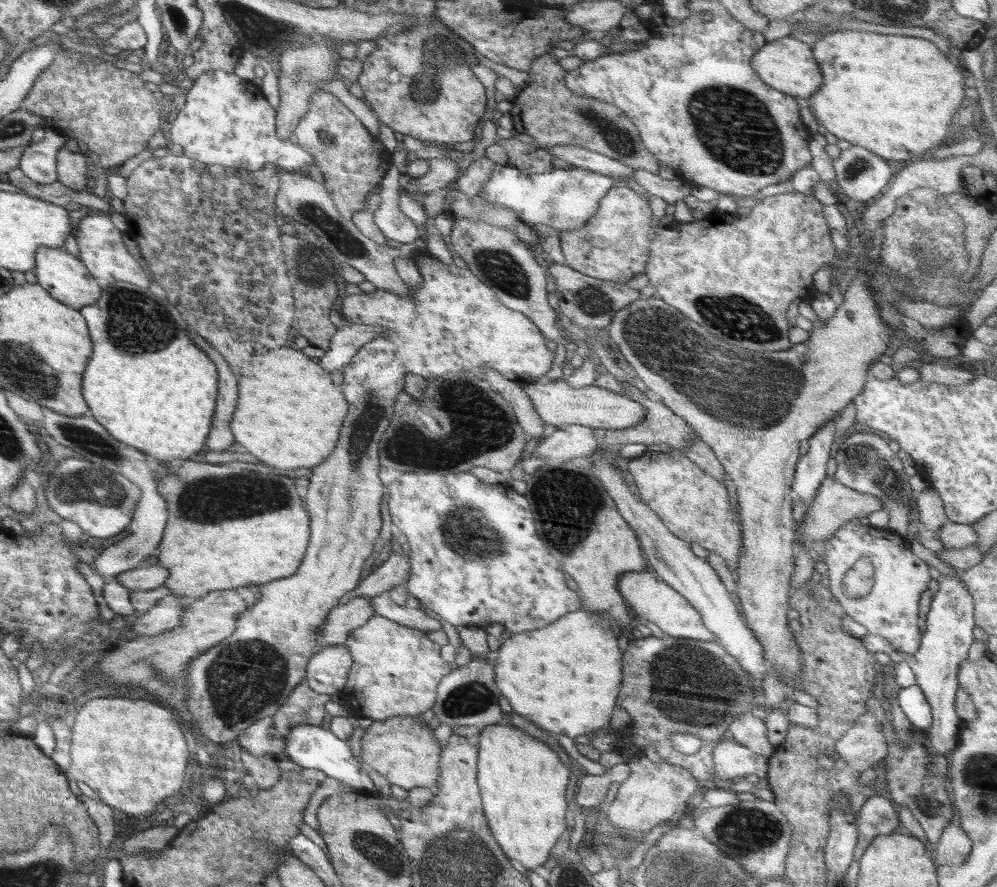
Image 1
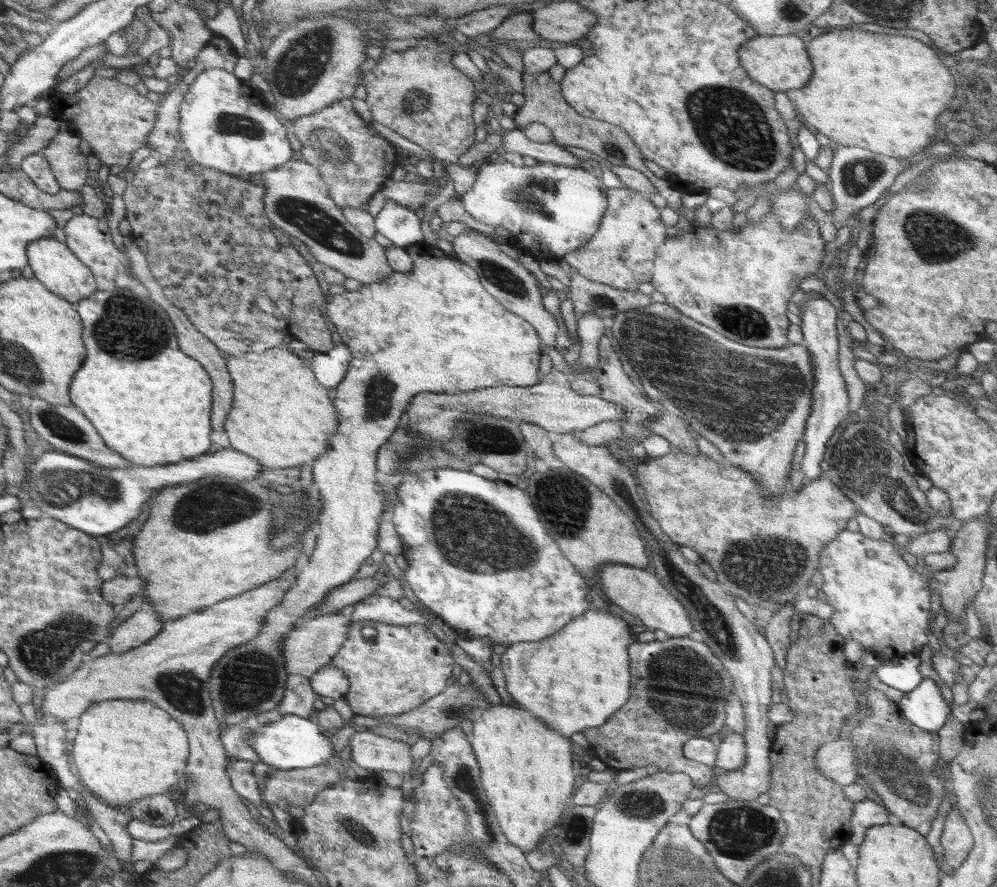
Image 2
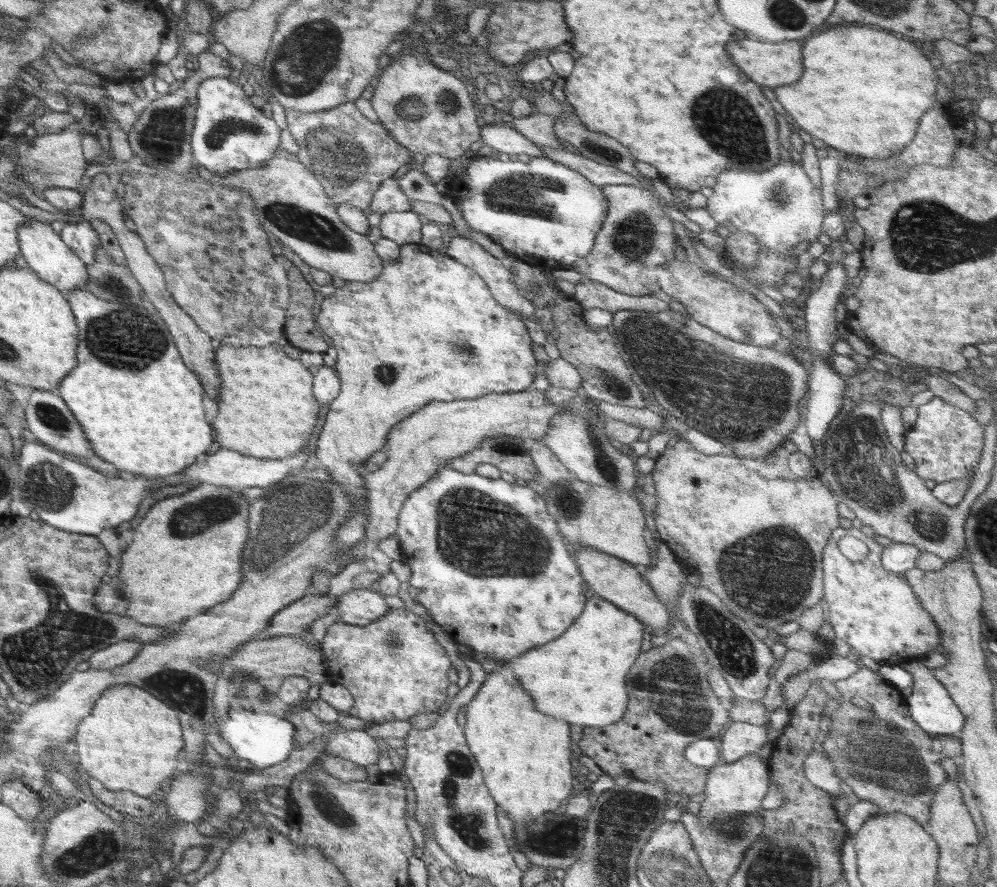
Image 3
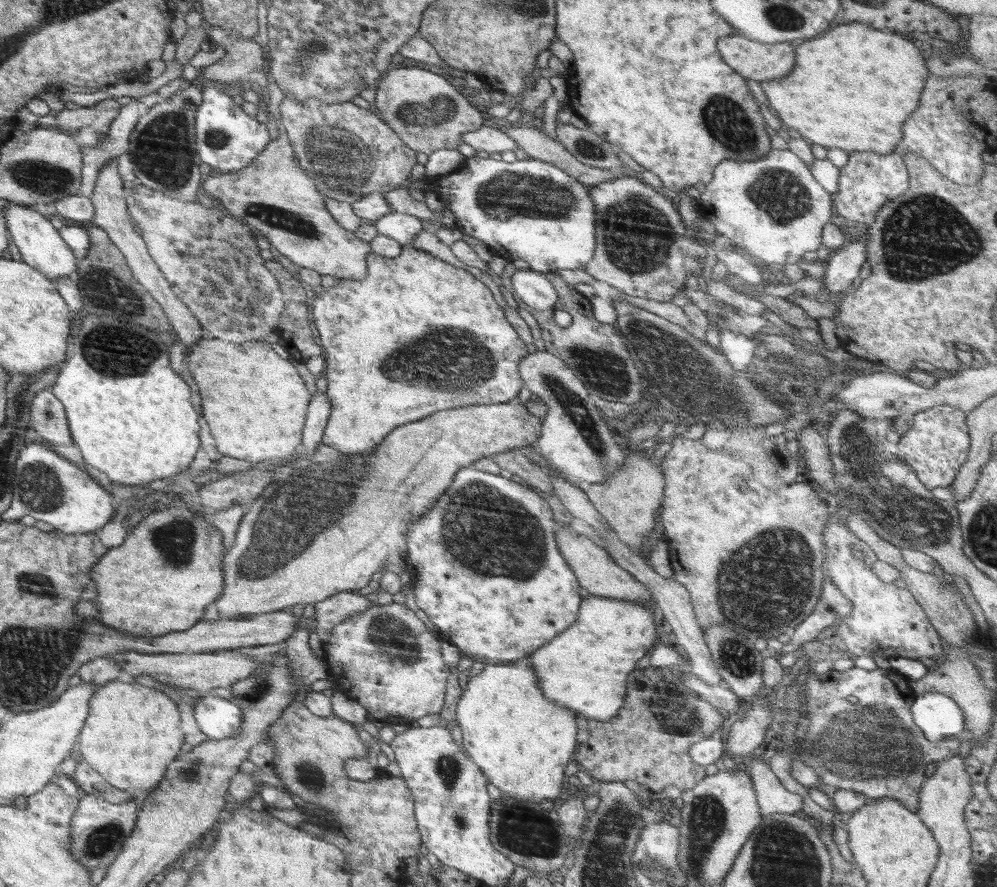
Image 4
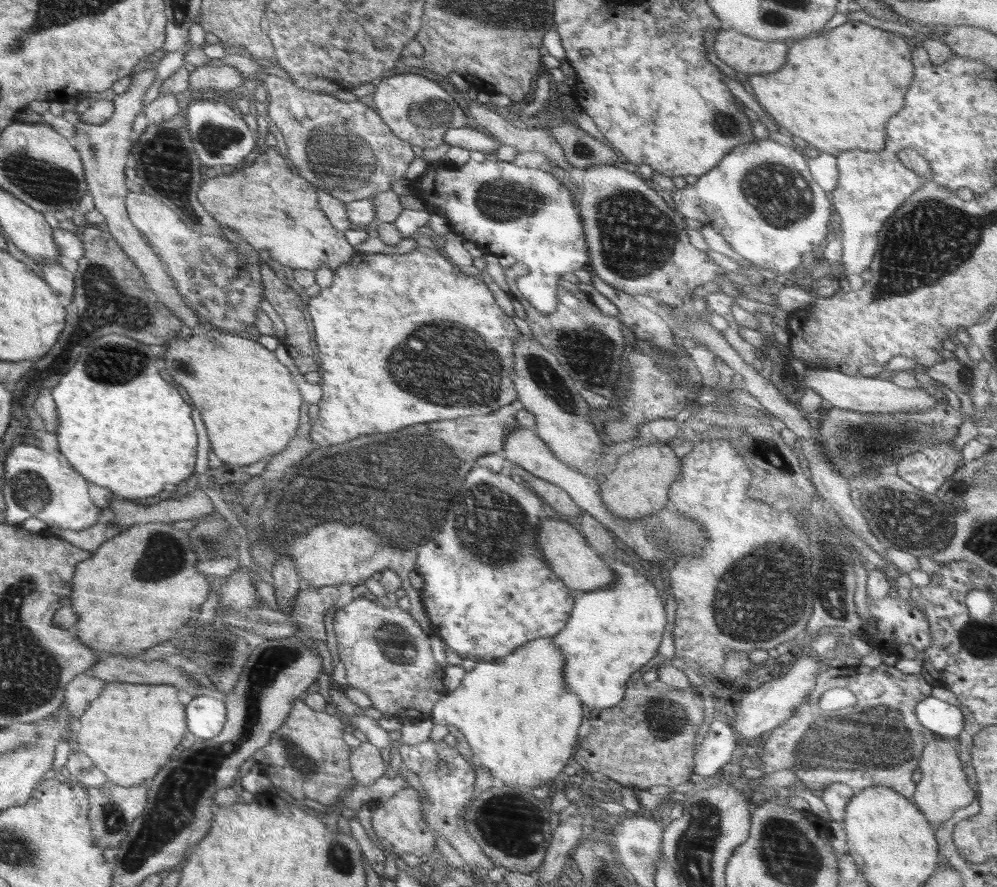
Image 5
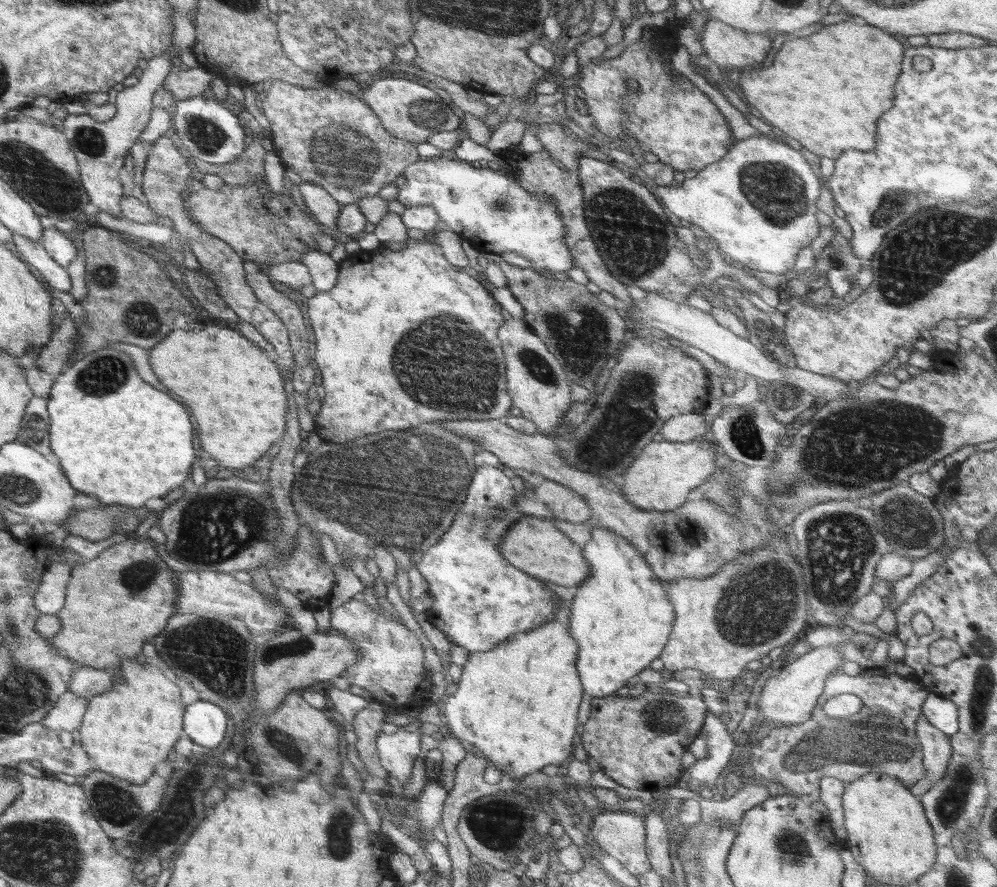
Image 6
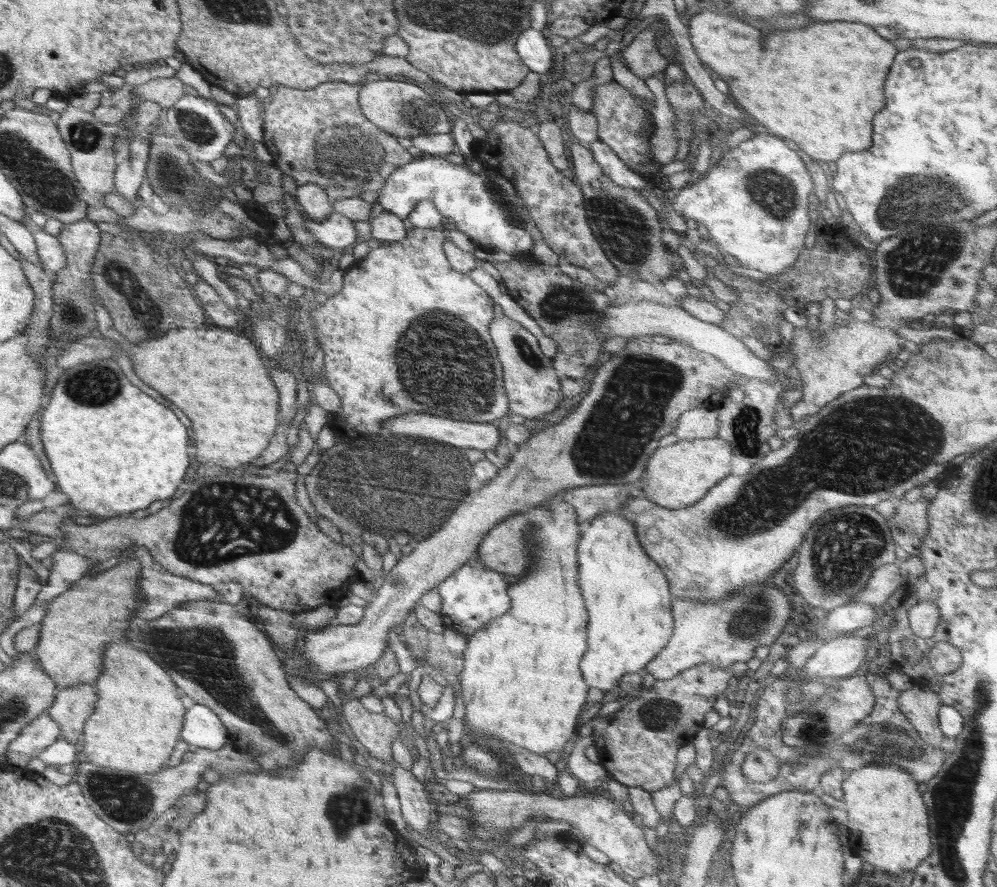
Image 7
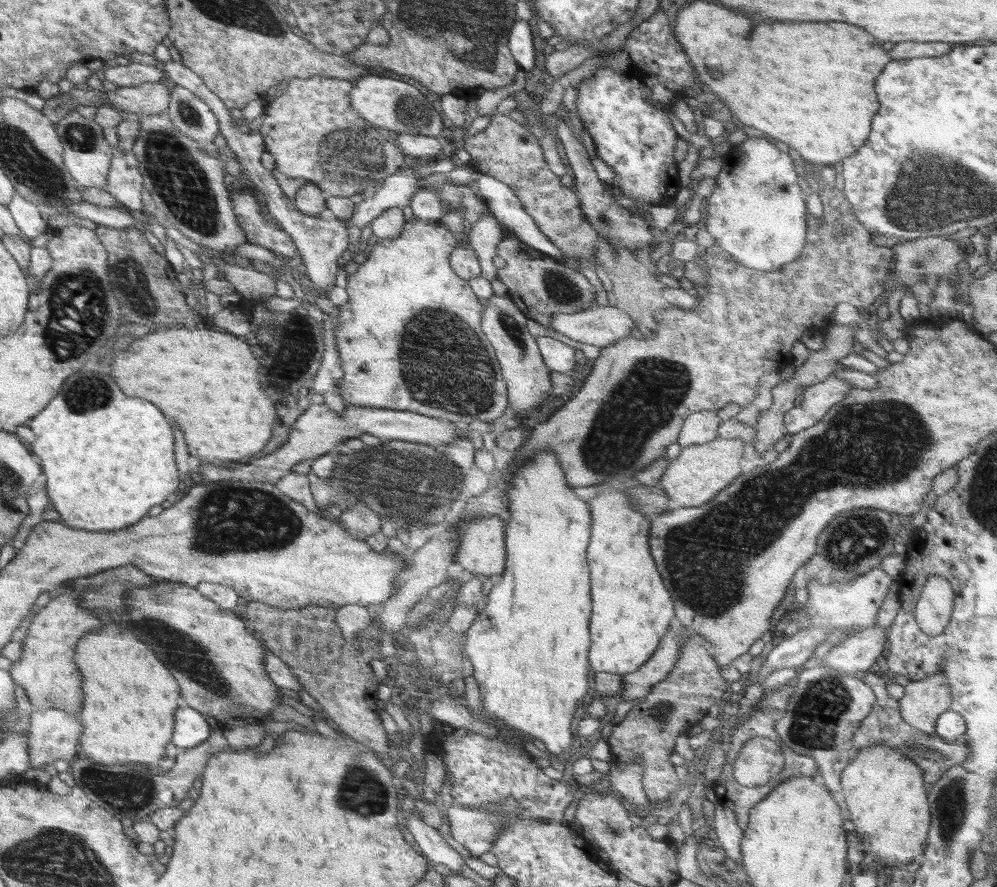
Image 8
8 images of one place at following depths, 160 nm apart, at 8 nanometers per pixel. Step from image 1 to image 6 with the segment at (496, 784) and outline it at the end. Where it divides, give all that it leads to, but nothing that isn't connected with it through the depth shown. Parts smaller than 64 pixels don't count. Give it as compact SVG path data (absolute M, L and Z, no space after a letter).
M567 603L566 606L562 605L559 609L556 609L553 619L546 624L541 624L530 631L509 636L504 642L487 651L469 653L466 664L463 664L458 690L448 696L448 699L442 706L442 711L440 711L443 718L443 726L449 734L464 741L468 747L472 747L479 755L488 758L488 760L490 759L496 768L503 772L504 776L512 780L523 780L526 775L541 771L548 764L564 767L572 758L579 735L578 708L580 708L580 700L584 696L584 690L582 690L582 683L578 680L578 672L576 672L576 658L578 658L579 652L578 643L576 639L573 639L570 632L569 620L571 616L570 603Z

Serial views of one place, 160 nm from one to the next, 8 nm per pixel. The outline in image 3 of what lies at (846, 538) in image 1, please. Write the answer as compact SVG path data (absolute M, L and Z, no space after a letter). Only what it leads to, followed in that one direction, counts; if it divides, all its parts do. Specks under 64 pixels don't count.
M857 525L853 528L836 528L832 534L830 534L830 538L828 539L828 542L826 543L826 546L823 550L823 589L824 589L824 596L823 599L825 600L825 616L827 620L830 621L830 624L832 626L832 630L834 630L834 634L836 635L836 638L840 638L840 640L844 640L848 646L851 646L852 651L855 653L859 653L860 656L869 656L872 658L872 660L875 660L879 663L903 663L904 661L909 661L911 659L914 660L920 660L923 659L923 657L926 655L926 652L932 652L938 646L938 644L941 643L941 638L939 637L939 632L936 628L936 625L934 624L934 621L932 620L932 617L926 612L922 605L919 603L919 600L916 598L916 595L914 594L914 591L912 590L912 587L909 585L909 582L906 579L905 575L896 574L894 572L888 572L881 563L881 554L883 551L883 546L880 546L877 542L874 542L872 540L872 537L866 538L866 540L862 540L862 542L866 542L868 544L869 553L866 555L866 558L862 562L852 562L851 560L848 560L846 556L842 554L842 551L839 549L838 541L841 538L844 538L845 536L850 536L850 534L858 534L858 532L854 532L854 530L857 529Z

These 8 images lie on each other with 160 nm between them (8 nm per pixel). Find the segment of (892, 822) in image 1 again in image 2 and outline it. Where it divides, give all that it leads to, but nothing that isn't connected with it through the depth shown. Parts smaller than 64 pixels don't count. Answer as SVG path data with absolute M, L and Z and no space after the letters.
M865 798L863 801L855 804L854 814L849 820L851 837L848 843L859 848L868 828L892 821L894 819L886 807Z

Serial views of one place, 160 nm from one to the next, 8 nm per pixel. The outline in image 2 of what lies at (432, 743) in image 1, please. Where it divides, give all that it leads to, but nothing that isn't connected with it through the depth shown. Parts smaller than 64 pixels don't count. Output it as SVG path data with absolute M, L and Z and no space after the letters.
M360 729L349 739L350 756L357 766L371 770L373 773L392 770L411 779L414 763L411 755L412 746L394 739L382 738L378 734Z

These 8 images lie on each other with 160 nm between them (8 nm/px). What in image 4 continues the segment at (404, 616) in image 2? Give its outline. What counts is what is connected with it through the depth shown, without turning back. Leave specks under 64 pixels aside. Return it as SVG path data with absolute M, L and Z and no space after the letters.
M357 591L337 592L322 602L315 603L316 632L324 644L331 638L334 628L356 613L363 613L376 604L374 597L361 596Z

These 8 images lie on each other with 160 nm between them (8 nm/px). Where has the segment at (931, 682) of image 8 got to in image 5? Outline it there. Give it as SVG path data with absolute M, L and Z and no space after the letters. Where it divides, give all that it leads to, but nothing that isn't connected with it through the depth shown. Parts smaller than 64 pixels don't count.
M937 736L932 742L928 742L918 762L918 769L922 773L922 780L916 784L915 792L910 800L929 820L934 830L948 820L954 810L966 808L975 800L976 792L968 785L968 778L962 769L962 763L958 759L958 752L952 740Z

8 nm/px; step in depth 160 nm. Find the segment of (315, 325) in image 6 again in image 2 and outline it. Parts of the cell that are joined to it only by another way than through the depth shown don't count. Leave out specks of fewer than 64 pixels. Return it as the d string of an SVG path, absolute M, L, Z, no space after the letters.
M425 240L418 241L415 244L404 247L403 250L412 258L414 262L414 268L406 274L400 274L400 272L392 272L392 276L382 282L376 282L370 285L363 285L360 290L356 291L345 291L342 294L332 295L330 297L330 302L328 302L328 320L332 321L333 330L338 332L341 338L341 342L346 344L348 350L351 354L351 361L347 370L346 377L340 382L340 385L336 388L336 398L335 398L335 409L340 413L340 422L338 428L335 430L336 436L332 436L332 440L329 440L330 448L322 453L322 456L318 456L314 463L309 465L310 472L312 474L313 481L317 486L317 490L321 496L320 513L317 514L318 524L316 525L317 539L312 557L304 558L302 563L299 565L296 583L291 587L291 590L285 594L283 602L279 604L276 608L267 615L265 618L265 624L259 632L259 635L252 639L251 642L246 644L241 644L236 648L231 648L215 664L215 668L211 671L211 676L209 676L209 694L213 700L213 707L216 709L216 720L220 720L220 728L225 728L227 726L241 725L245 720L248 720L250 716L256 716L257 713L267 712L276 709L283 697L286 679L289 673L285 668L285 660L281 655L281 640L284 635L287 635L291 630L294 630L296 624L299 623L299 618L302 618L312 607L318 606L318 604L323 603L326 596L335 590L336 587L346 584L348 581L352 581L352 577L358 572L362 562L365 562L366 558L372 554L370 550L376 548L376 540L378 540L378 518L380 518L380 512L384 508L384 500L386 500L386 494L380 494L376 492L376 452L380 451L383 444L386 444L394 434L396 429L400 426L400 422L404 416L404 412L407 410L409 403L412 402L413 398L419 392L436 392L436 393L449 393L455 394L458 392L470 392L472 390L480 390L487 387L528 387L537 384L542 380L542 376L539 374L538 365L540 362L540 357L542 354L542 340L538 336L536 329L531 325L531 323L526 322L516 316L512 312L507 312L496 299L482 286L480 283L480 278L478 274L467 266L463 264L456 258L449 257L444 254L438 247L433 247L428 244Z

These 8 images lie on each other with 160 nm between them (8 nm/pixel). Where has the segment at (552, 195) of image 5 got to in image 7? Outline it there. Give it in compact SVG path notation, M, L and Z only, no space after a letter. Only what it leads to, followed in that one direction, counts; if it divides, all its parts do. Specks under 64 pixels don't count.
M424 155L400 167L387 179L377 203L385 211L405 219L420 200L431 200L442 216L453 218L456 228L464 232L478 249L489 253L504 251L512 255L530 255L534 247L530 233L524 230L522 219L518 219L495 194L498 187L501 189L500 183L485 174L472 173L464 164L451 163L445 156Z

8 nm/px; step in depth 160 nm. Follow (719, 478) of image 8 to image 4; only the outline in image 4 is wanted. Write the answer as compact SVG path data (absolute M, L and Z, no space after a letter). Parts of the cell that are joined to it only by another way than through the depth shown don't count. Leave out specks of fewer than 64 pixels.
M631 449L619 471L611 474L604 482L582 485L582 489L600 516L606 520L617 537L636 553L658 521L656 513L661 508L664 487L661 466L654 465L648 456L637 452L636 449Z

